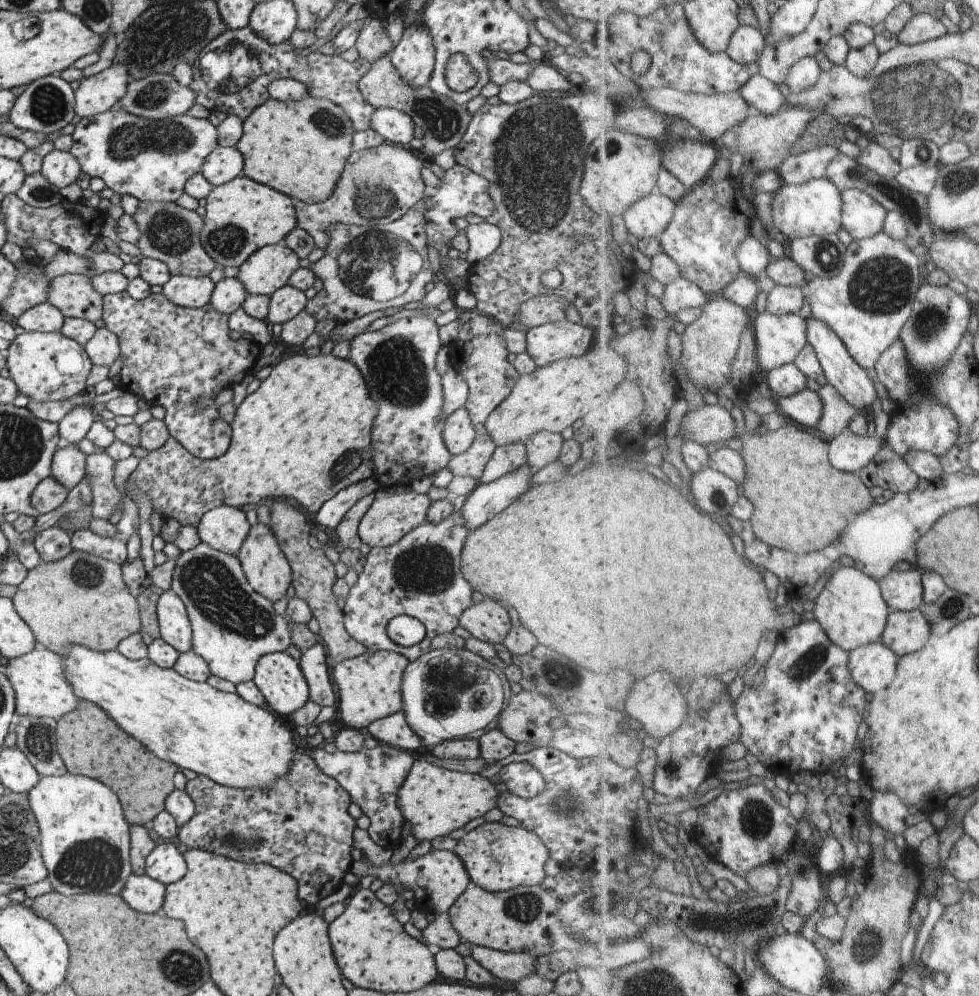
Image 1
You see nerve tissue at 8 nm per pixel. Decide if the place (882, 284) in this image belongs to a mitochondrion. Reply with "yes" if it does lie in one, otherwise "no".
yes

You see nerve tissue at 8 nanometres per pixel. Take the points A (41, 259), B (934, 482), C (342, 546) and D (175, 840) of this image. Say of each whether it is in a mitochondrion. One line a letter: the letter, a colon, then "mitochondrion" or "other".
A: other
B: other
C: other
D: other

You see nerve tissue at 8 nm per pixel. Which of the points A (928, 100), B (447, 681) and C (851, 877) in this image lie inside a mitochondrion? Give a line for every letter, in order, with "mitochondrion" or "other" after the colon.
A: mitochondrion
B: mitochondrion
C: other

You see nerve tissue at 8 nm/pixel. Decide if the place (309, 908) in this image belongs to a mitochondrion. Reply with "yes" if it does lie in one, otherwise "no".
no

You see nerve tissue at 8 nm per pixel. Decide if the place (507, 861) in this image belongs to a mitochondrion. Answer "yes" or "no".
no

